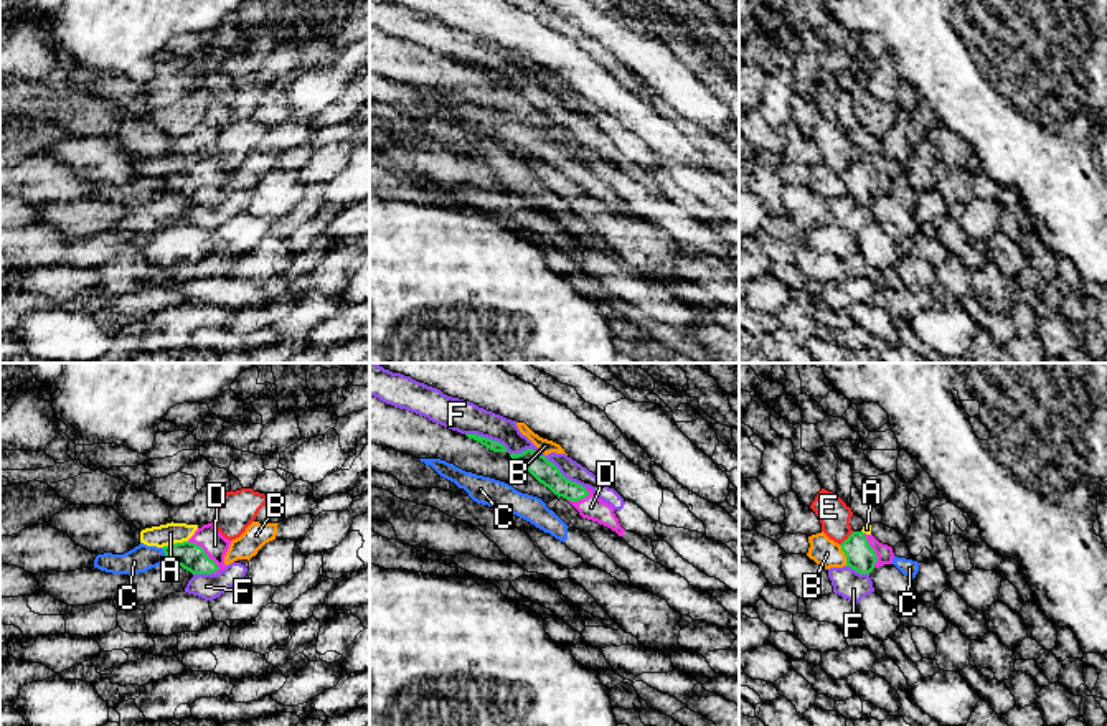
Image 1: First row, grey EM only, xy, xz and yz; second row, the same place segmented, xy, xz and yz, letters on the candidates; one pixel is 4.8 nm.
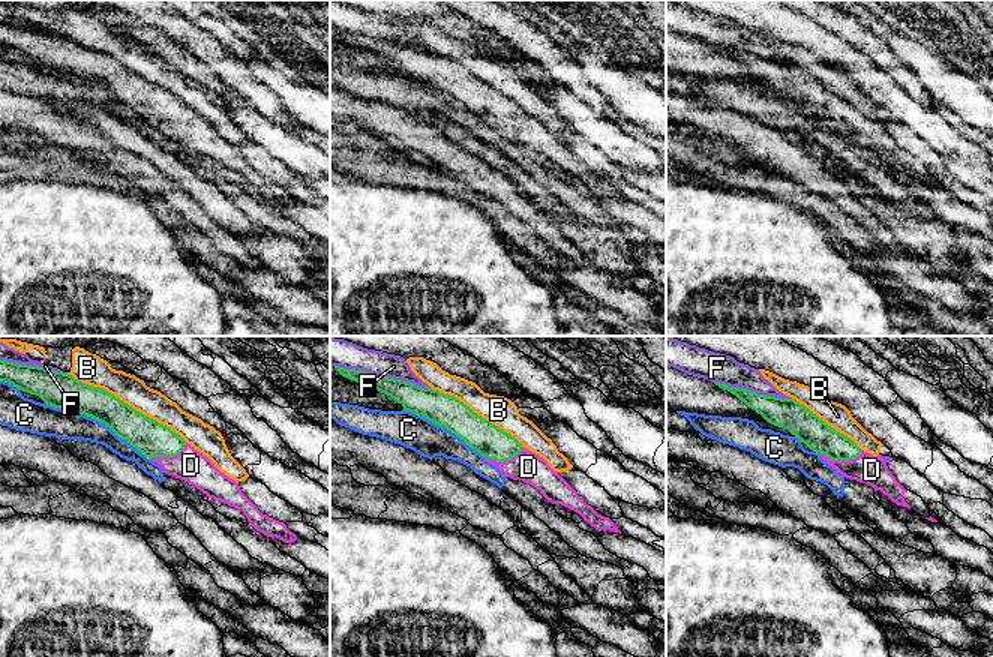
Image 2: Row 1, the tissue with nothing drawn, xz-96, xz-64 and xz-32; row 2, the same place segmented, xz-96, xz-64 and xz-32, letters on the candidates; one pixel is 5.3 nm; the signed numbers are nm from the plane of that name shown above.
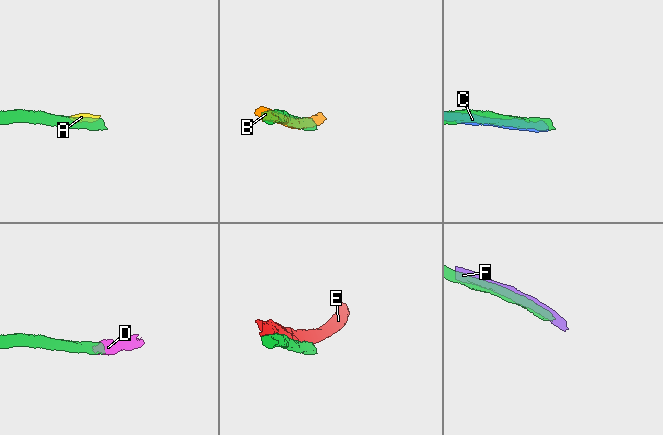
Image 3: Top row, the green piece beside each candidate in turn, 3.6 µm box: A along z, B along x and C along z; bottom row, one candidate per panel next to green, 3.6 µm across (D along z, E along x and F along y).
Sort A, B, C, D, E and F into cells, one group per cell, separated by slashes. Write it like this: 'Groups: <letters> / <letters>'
Groups: A / B / C / D / E / F

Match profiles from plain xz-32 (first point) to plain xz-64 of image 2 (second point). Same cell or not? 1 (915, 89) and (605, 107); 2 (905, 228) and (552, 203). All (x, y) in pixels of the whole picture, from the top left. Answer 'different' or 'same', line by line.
1: same
2: different

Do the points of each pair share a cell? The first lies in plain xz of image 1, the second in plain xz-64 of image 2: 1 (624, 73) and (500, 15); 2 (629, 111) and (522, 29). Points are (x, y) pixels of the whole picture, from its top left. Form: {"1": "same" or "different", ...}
{"1": "same", "2": "different"}

